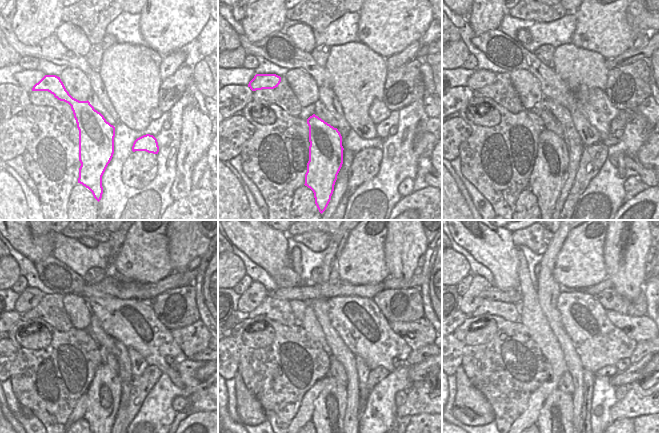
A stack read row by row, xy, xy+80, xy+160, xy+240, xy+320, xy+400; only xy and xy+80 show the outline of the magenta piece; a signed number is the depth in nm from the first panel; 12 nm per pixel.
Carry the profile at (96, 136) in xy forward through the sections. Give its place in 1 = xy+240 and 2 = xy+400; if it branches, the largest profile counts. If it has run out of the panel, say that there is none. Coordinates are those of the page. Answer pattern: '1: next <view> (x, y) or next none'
1: next xy+240 (104, 393)
2: next xy+400 (555, 421)

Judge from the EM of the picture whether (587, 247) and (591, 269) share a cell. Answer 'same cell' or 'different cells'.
same cell

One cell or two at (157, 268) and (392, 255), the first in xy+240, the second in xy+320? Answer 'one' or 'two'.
two

